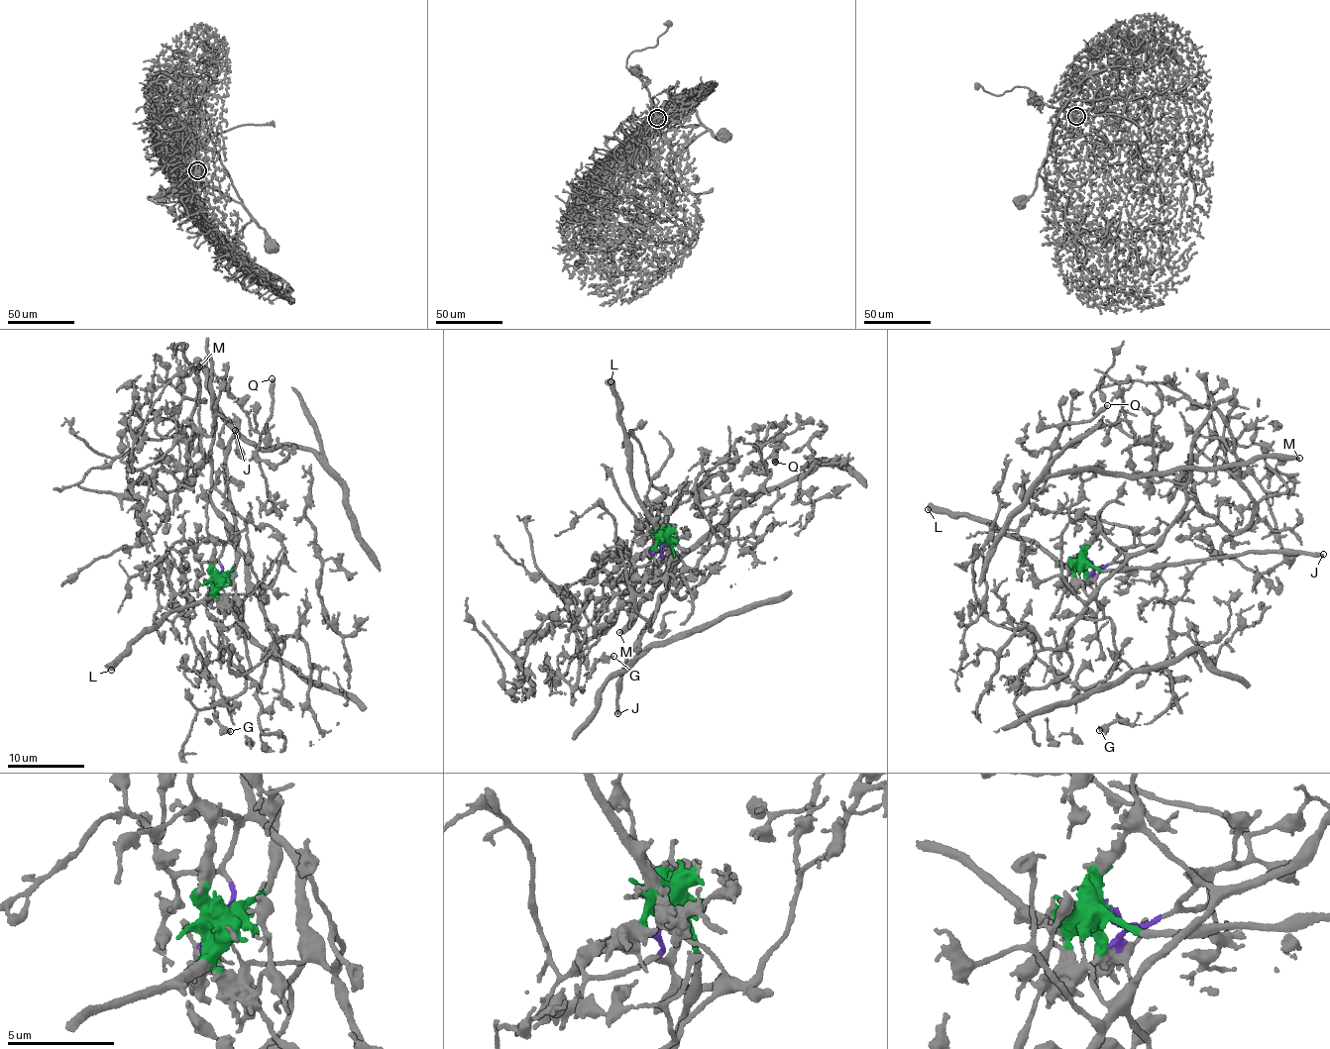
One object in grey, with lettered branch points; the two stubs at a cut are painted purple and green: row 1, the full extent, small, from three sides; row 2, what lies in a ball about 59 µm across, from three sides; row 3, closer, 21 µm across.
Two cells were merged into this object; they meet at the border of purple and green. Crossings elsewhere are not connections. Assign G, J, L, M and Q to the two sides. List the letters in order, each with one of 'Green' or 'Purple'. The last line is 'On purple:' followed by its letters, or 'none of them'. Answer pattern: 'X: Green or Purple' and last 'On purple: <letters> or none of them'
G: Purple
J: Green
L: Green
M: Purple
Q: Purple
On purple: G, M, Q

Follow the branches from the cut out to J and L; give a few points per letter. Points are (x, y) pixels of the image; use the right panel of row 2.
J: (1089, 563), (1089, 566), (1123, 573), (1130, 569), (1156, 570), (1252, 553), (1323, 554)
L: (1089, 563), (1064, 564), (1036, 543), (1007, 537), (965, 516), (928, 509)

